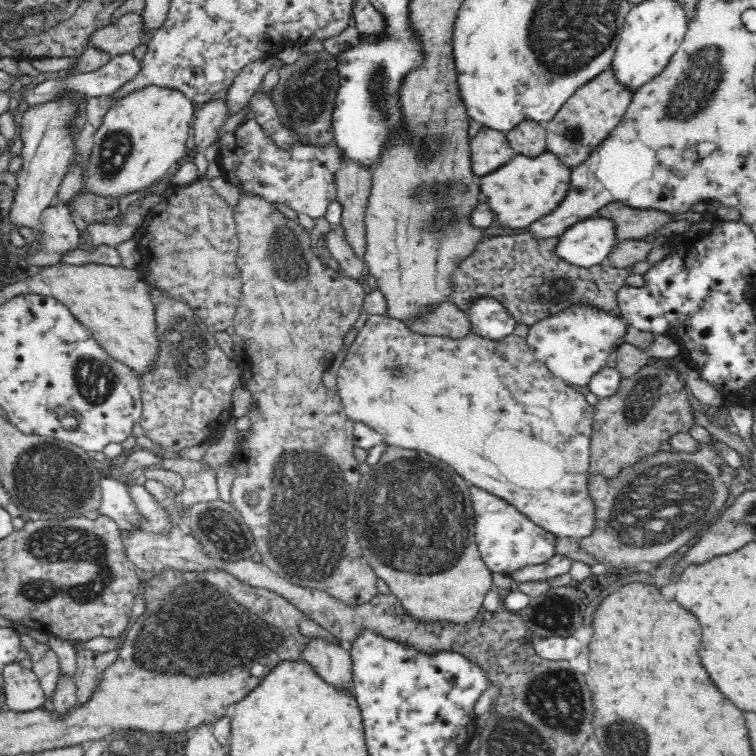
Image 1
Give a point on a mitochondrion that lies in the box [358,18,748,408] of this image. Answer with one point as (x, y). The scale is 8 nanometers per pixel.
(692, 95)

